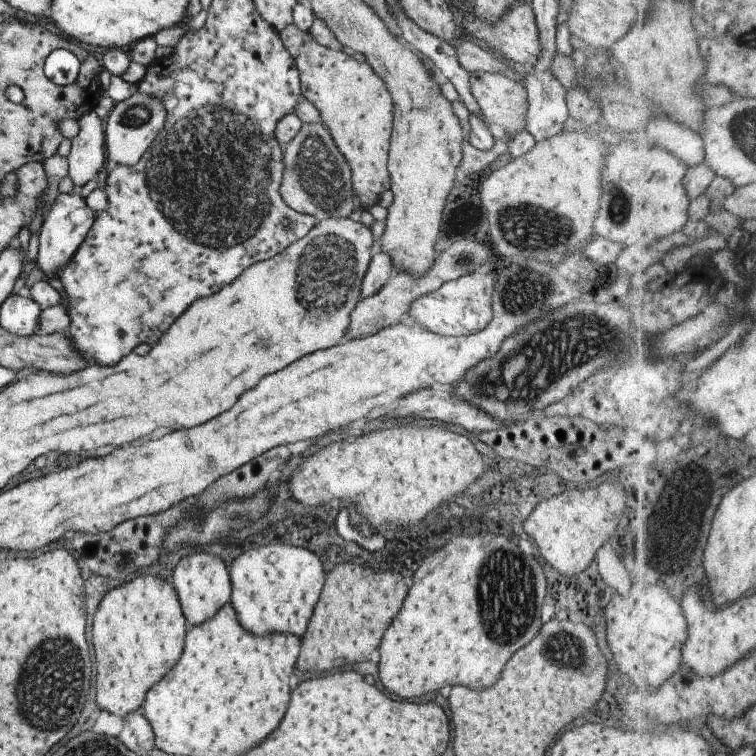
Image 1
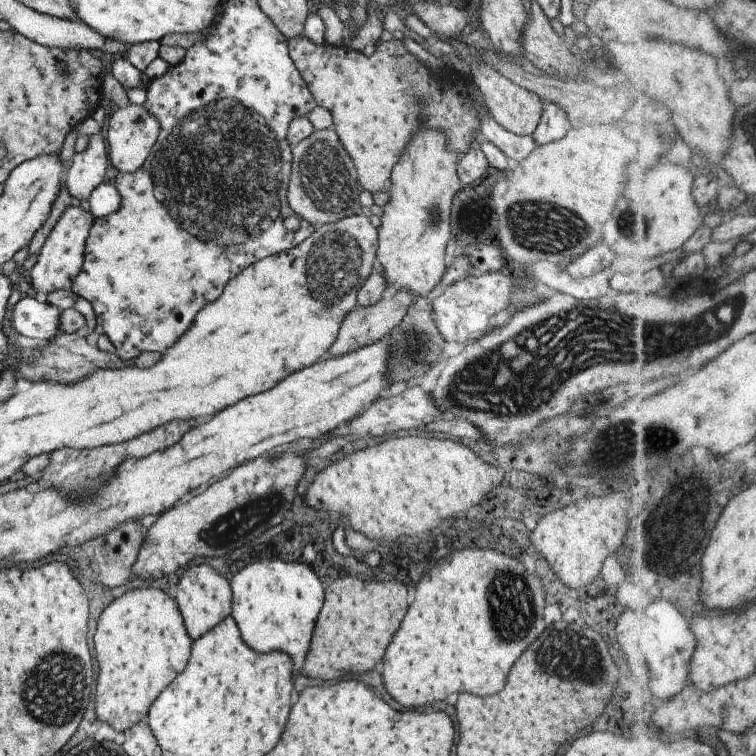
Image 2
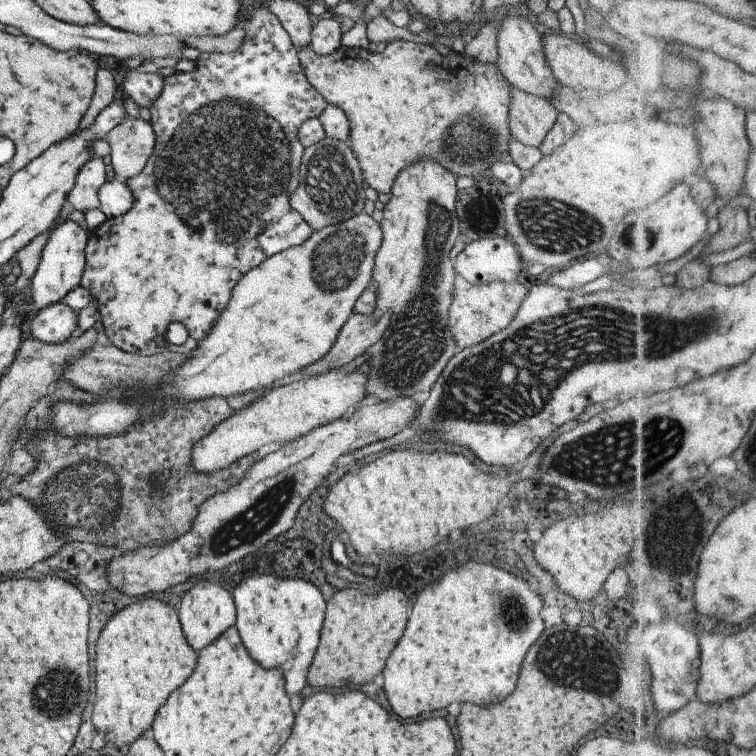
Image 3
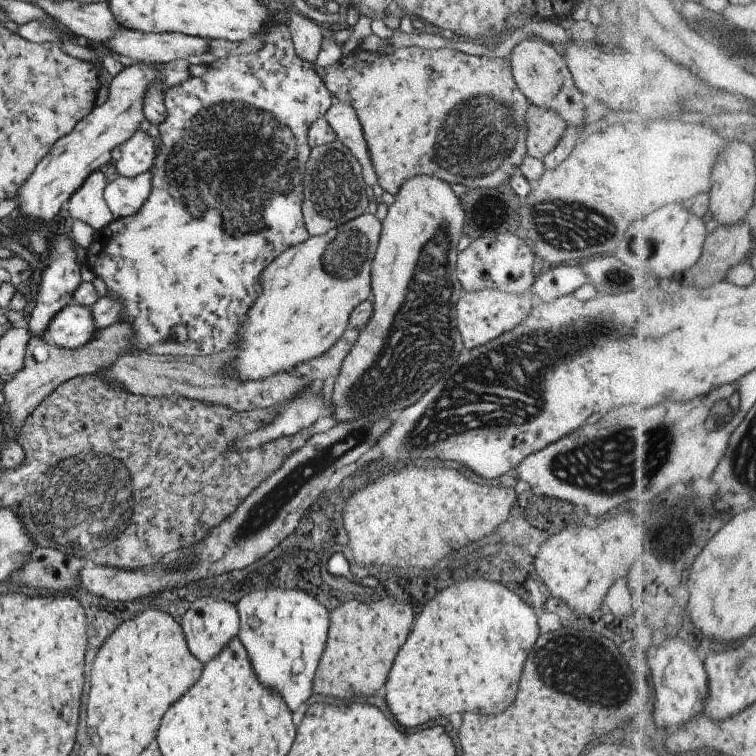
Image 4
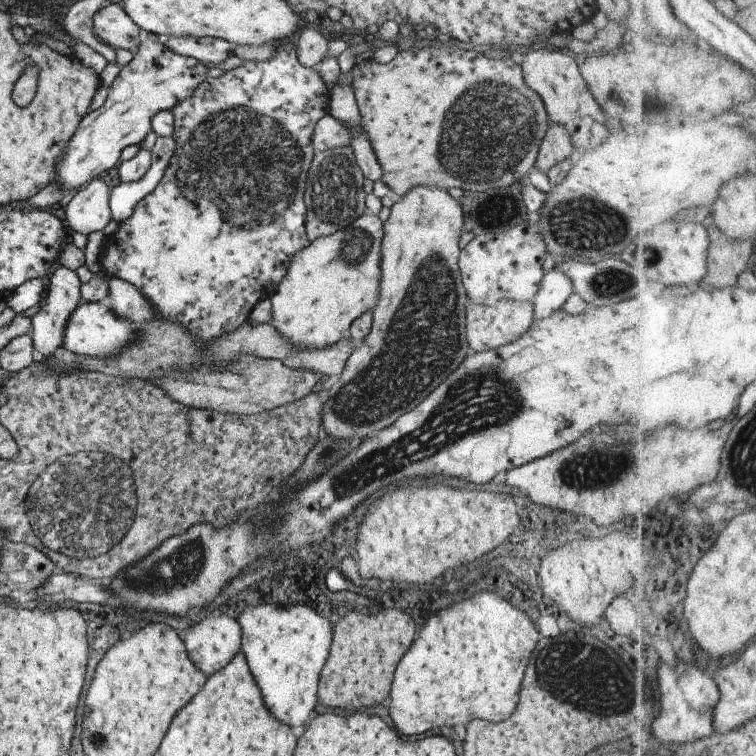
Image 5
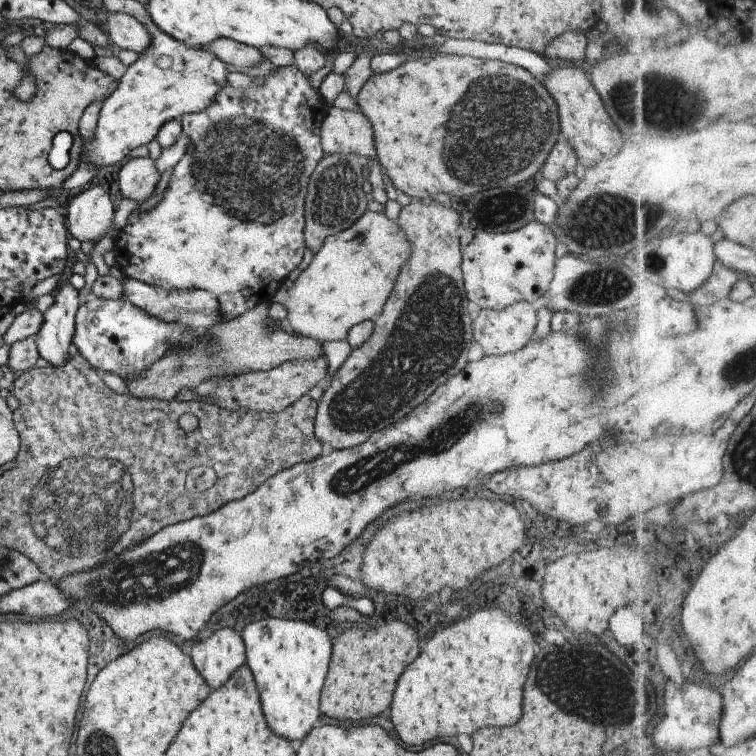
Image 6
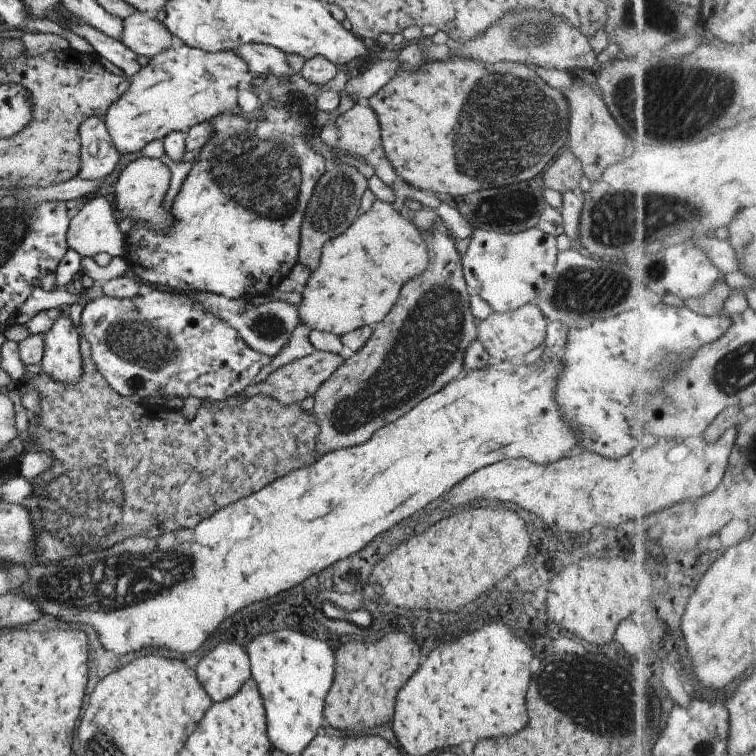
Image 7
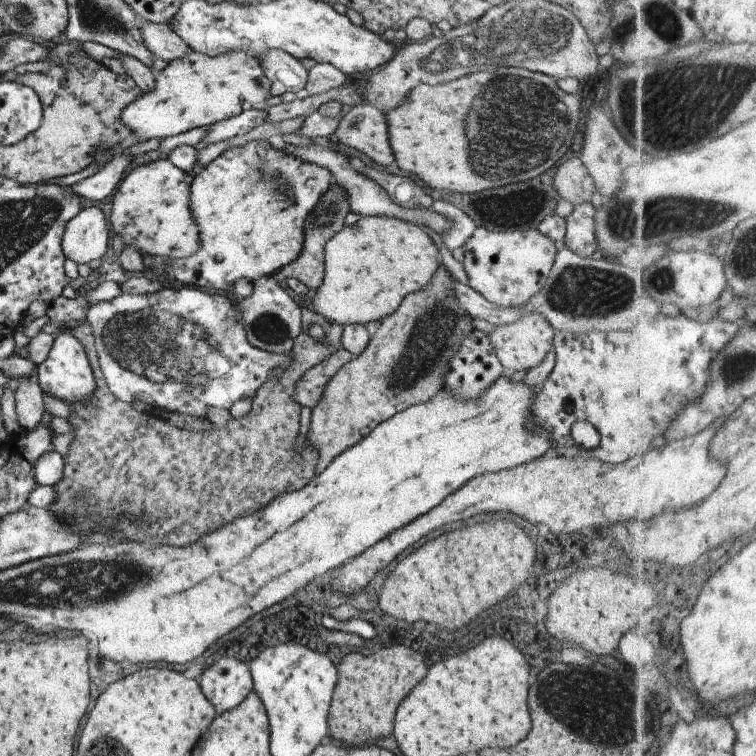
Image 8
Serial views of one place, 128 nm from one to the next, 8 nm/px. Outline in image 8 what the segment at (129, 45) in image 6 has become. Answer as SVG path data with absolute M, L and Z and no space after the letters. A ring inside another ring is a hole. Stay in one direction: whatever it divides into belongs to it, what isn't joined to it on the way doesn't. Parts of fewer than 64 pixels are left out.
M141 20L140 26L144 44L155 57L163 58L169 63L192 52L190 45L170 25Z

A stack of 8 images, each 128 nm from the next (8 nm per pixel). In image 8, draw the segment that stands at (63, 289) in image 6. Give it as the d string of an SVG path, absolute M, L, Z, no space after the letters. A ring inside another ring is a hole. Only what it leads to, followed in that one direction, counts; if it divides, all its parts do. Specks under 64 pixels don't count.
M58 333L48 358L37 365L35 376L43 394L68 403L86 403L95 394L95 376L83 344L71 334Z

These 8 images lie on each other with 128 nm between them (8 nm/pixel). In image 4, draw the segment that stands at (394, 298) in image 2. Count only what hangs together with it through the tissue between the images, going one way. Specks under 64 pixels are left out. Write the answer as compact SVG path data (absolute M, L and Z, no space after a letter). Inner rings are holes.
M348 326L344 334L322 356L297 364L296 370L302 377L313 380L326 380L339 375L343 360L352 350L357 338L358 329Z

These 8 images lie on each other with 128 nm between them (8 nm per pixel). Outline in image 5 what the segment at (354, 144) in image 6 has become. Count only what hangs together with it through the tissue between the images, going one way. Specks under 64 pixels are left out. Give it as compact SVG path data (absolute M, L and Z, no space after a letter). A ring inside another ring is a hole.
M329 112L316 123L312 140L316 153L336 147L350 147L353 128L349 128L344 121L334 118Z

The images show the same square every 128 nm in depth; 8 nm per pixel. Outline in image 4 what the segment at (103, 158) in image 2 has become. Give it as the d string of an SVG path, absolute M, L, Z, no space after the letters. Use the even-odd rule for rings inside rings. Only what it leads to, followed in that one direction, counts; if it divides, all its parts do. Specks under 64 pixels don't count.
M101 170L94 171L84 184L67 200L73 220L86 222L94 230L106 228L115 220L103 197L108 182Z

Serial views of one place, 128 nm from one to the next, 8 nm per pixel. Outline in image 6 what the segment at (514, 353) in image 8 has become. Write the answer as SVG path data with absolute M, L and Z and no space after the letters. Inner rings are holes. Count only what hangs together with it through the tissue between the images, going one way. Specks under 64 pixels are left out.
M520 301L502 310L481 309L478 317L473 320L473 340L476 340L485 355L502 356L515 353L532 341L538 322L537 305Z

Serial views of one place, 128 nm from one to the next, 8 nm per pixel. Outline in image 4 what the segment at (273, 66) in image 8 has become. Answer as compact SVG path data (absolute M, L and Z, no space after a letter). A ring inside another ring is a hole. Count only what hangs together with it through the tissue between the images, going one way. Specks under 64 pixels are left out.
M126 27L104 43L111 52L129 56L136 63L167 63L209 52L209 39L184 33L145 33Z

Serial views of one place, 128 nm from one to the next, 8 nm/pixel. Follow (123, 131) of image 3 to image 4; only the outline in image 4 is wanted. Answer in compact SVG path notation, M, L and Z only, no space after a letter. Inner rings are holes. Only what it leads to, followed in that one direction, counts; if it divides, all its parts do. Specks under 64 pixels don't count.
M142 129L121 145L122 157L116 161L120 177L135 177L150 169L157 156L154 139Z

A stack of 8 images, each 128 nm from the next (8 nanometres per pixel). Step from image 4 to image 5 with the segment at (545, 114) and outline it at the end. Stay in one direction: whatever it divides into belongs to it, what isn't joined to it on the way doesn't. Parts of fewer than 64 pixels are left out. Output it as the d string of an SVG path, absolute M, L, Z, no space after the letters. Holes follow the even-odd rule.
M549 122L548 132L541 140L535 166L548 174L552 167L569 158L572 149L573 144L566 128Z

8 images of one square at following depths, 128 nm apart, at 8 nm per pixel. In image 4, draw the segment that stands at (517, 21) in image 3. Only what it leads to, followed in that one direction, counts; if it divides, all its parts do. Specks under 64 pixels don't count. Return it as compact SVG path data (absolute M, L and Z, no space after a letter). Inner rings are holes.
M531 36L520 42L508 57L511 62L514 80L518 88L527 96L532 105L557 112L568 127L582 128L586 125L582 101L583 92L576 86L573 74L567 65L565 56L554 49L550 43L540 37Z

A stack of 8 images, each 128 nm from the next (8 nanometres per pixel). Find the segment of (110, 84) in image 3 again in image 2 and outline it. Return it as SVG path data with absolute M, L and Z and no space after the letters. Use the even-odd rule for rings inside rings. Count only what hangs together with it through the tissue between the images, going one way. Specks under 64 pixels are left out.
M72 129L68 136L66 136L66 142L64 142L64 146L60 155L60 160L64 162L64 172L62 172L62 184L60 184L60 192L58 192L58 198L54 200L54 204L52 204L52 210L50 210L50 214L48 214L48 220L38 228L38 232L34 234L30 244L28 245L29 255L38 254L40 249L44 246L46 239L48 238L48 234L52 232L52 228L56 226L56 222L58 222L58 218L64 214L64 210L68 210L70 206L72 206L72 200L70 199L70 194L68 192L68 188L66 188L66 173L70 168L73 155L76 153L74 150L74 143L76 142L76 138L78 137L78 132Z

